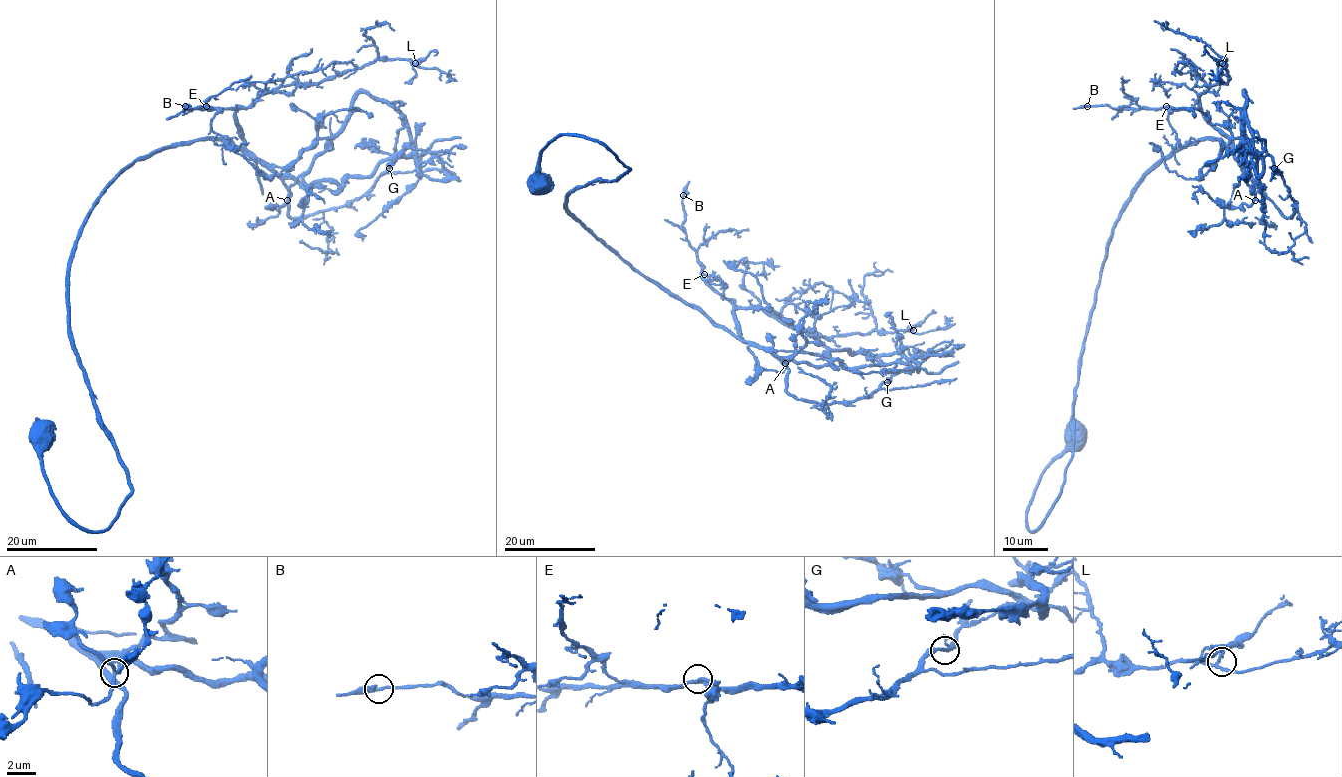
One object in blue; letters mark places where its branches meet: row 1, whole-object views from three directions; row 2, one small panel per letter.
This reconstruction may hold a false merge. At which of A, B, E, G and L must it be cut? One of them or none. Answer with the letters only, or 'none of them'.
none of them

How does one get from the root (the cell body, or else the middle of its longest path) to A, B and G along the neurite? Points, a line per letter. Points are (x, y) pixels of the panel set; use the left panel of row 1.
A: (46, 432), (103, 531), (68, 269), (120, 173), (225, 139), (306, 217), (403, 117), (359, 92), (287, 200)
B: (46, 432), (56, 504), (103, 531), (131, 486), (68, 269), (134, 161), (242, 147), (233, 108), (185, 106)
G: (46, 432), (56, 504), (103, 531), (131, 486), (68, 269), (134, 161), (225, 139), (292, 217), (389, 168)

